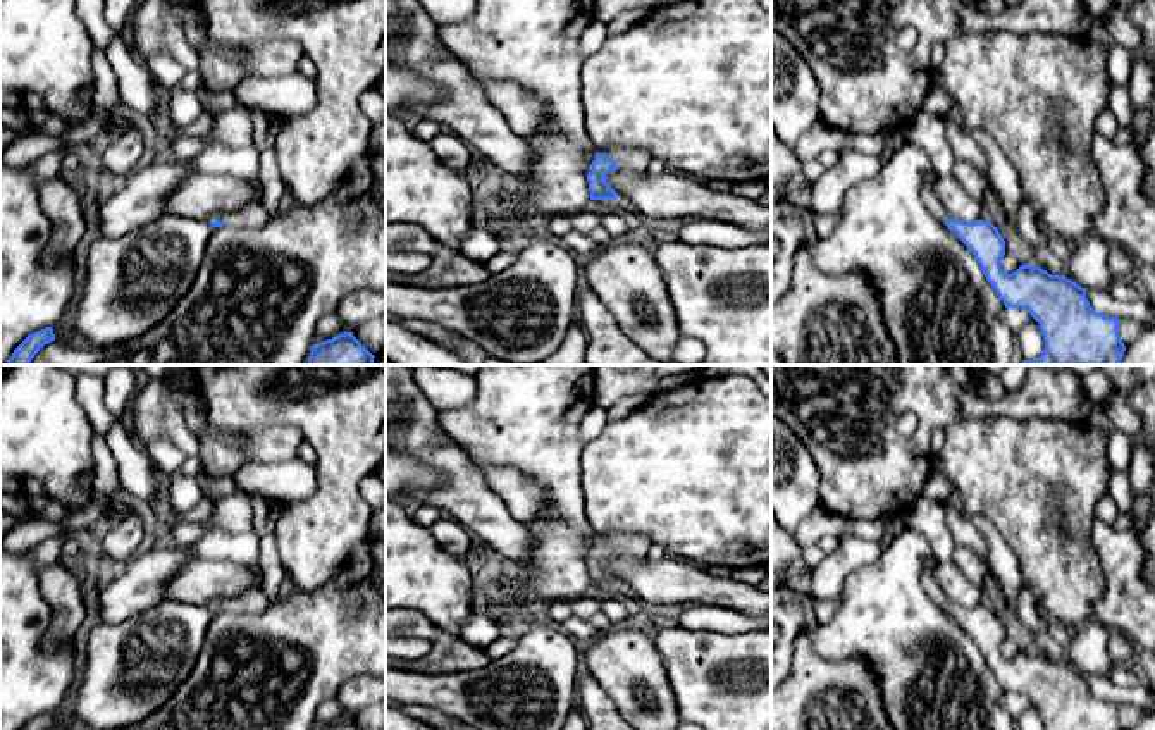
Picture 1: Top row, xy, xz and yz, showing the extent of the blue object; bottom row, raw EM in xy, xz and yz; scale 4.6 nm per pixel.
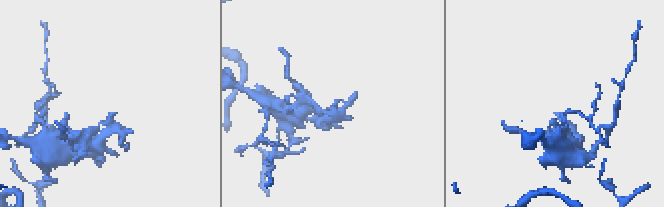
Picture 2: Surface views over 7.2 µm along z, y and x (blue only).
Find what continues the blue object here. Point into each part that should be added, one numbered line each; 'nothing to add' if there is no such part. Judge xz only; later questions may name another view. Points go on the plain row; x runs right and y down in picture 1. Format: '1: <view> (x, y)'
1: xz (627, 544)

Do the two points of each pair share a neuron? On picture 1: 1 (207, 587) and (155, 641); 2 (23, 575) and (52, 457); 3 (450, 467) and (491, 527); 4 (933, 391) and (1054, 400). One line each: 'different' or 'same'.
1: different
2: different
3: same
4: same

